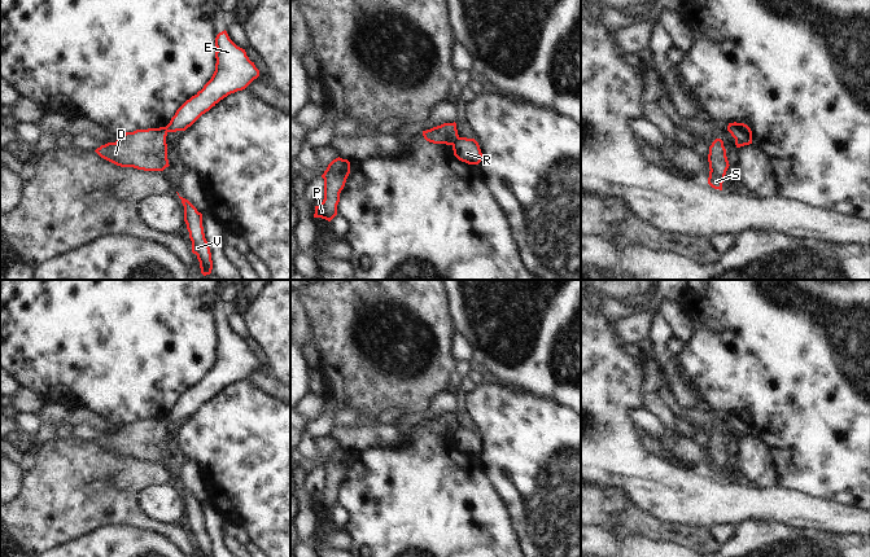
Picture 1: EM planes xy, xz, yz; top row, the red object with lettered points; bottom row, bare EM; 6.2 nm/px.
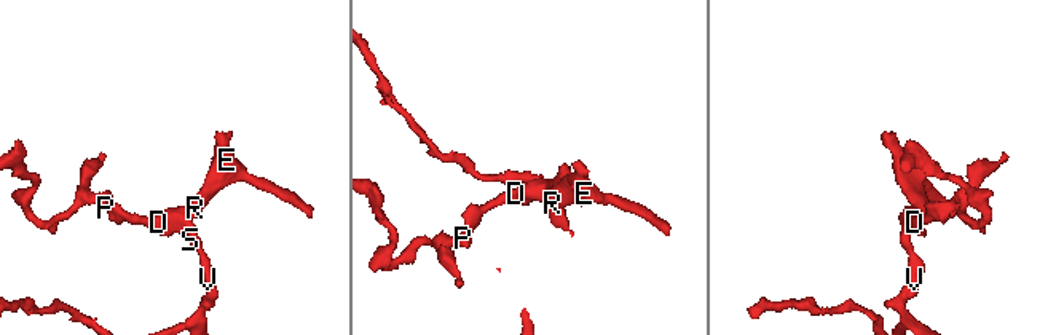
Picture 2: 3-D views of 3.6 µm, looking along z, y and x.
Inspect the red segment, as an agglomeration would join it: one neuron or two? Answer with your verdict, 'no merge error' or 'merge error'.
merge error

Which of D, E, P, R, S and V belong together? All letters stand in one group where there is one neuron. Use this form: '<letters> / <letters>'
D P S V / E R

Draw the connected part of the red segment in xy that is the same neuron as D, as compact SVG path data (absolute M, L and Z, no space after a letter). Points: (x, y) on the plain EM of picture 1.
M166 417L136 420L123 424L115 433L101 435L95 442L121 457L163 461L170 456L166 426Z

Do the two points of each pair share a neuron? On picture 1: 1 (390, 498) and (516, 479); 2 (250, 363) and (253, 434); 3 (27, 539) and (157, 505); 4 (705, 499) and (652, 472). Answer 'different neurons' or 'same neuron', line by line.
1: different neurons
2: different neurons
3: different neurons
4: same neuron

